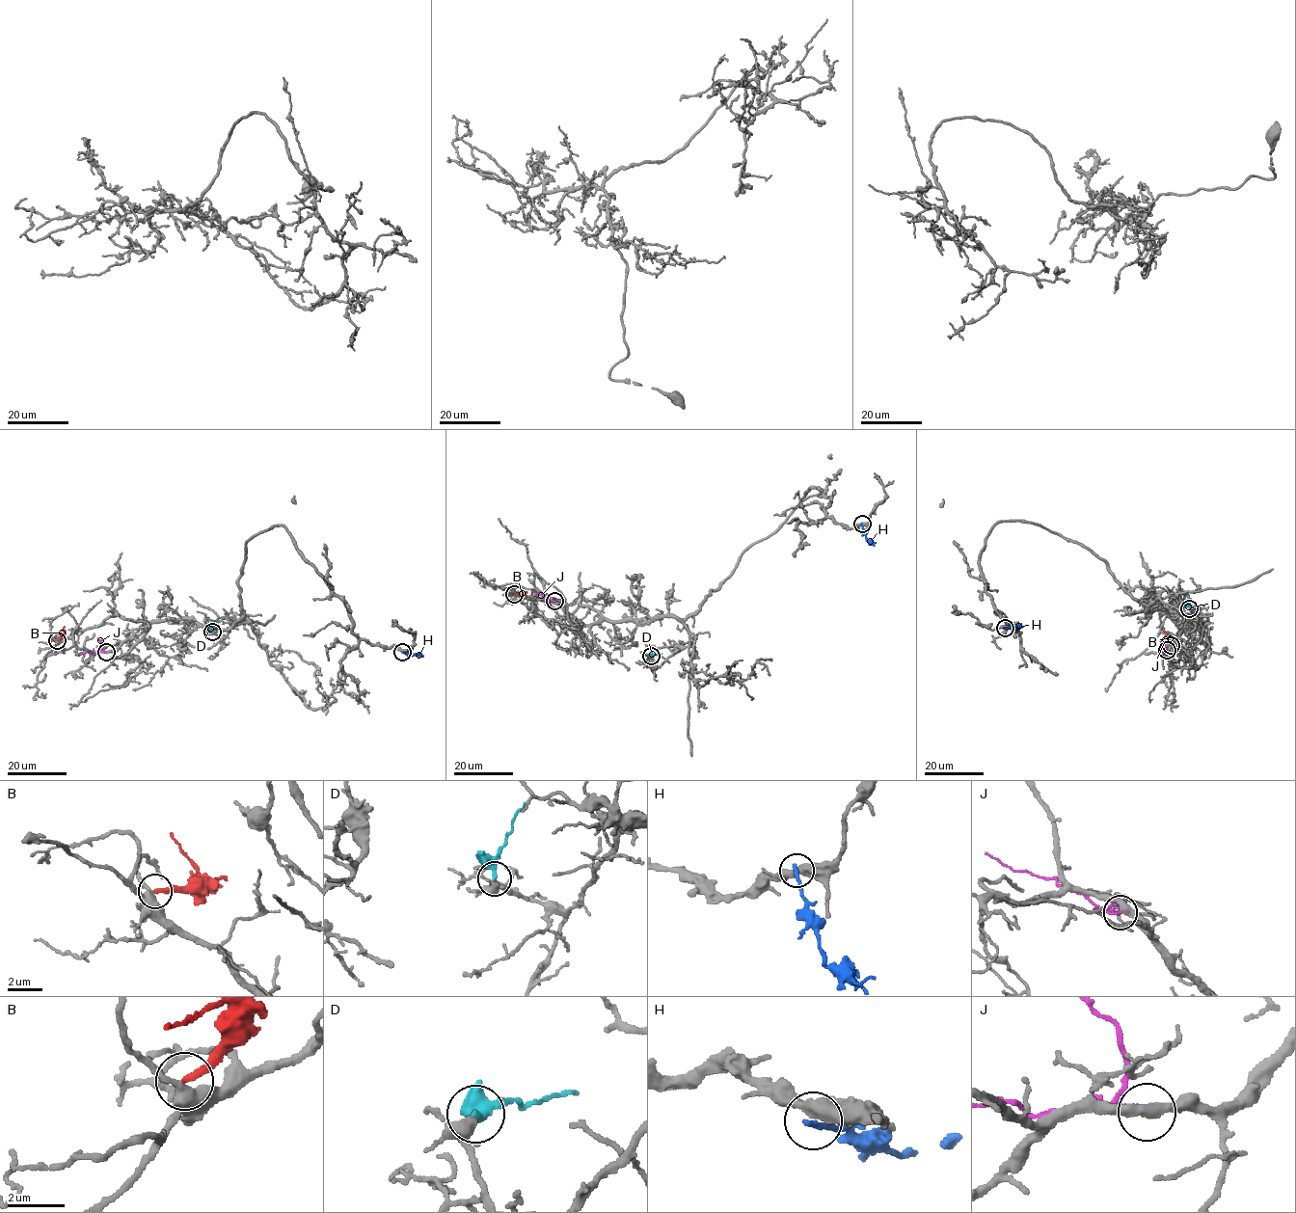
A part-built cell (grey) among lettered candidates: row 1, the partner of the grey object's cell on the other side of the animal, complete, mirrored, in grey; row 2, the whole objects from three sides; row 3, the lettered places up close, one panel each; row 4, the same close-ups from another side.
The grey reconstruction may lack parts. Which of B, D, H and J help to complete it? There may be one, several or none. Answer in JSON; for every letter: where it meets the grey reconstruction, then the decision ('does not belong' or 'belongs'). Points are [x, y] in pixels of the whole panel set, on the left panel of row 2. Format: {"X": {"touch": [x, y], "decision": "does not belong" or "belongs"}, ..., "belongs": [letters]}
{"B": {"touch": [57, 640], "decision": "belongs"}, "D": {"touch": [212, 632], "decision": "belongs"}, "H": {"touch": [402, 652], "decision": "does not belong"}, "J": {"touch": [106, 652], "decision": "does not belong"}, "belongs": ["B", "D"]}

